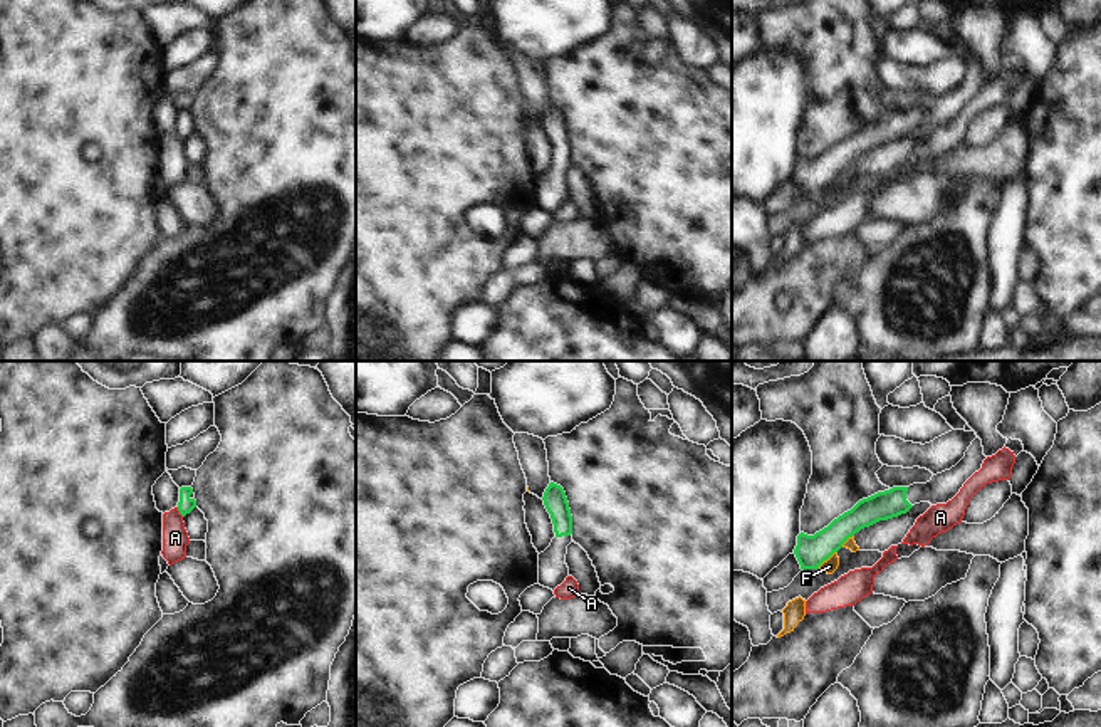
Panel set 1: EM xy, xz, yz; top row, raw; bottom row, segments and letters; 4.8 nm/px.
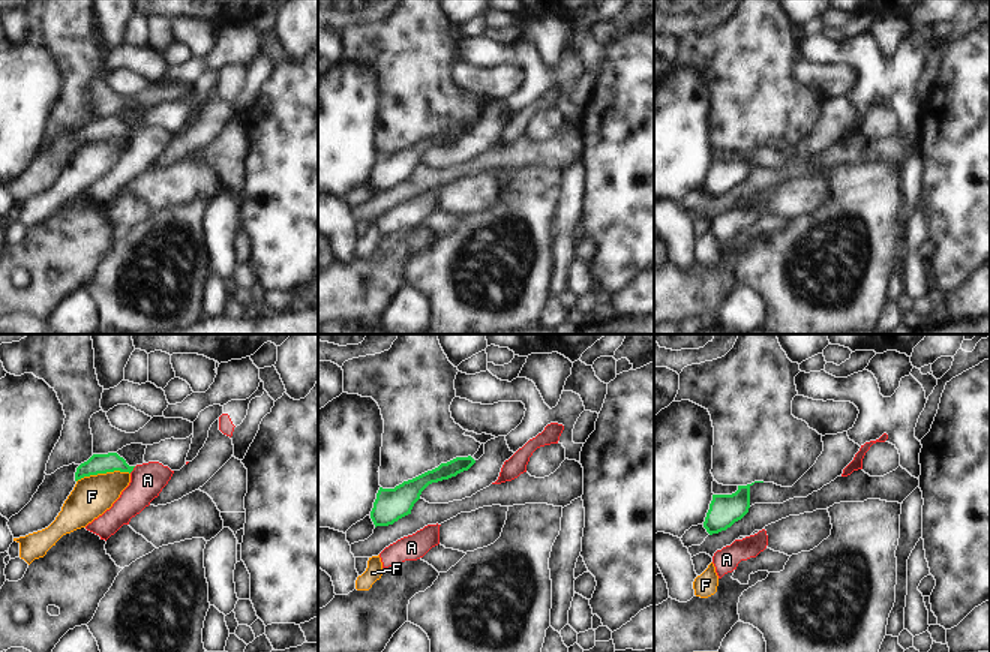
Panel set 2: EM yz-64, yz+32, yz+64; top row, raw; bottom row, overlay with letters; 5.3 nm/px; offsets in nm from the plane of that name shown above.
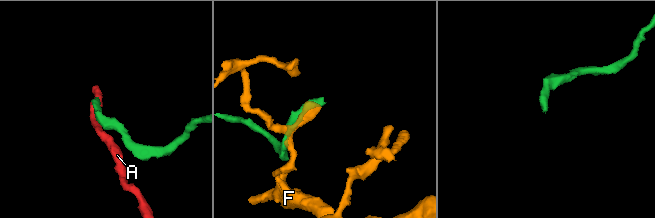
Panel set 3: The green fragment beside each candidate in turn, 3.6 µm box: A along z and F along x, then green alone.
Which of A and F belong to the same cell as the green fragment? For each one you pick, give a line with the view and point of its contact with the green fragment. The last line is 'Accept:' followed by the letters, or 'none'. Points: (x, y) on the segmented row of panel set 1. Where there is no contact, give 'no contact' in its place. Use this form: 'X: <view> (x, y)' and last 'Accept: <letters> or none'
Accept: none

